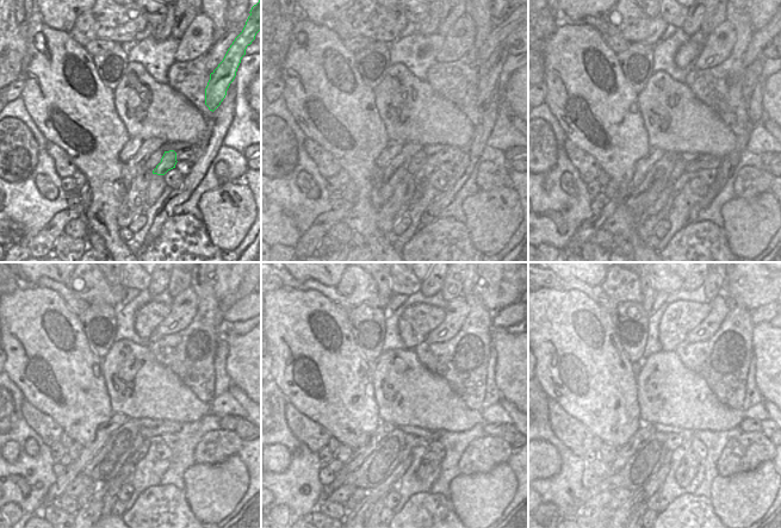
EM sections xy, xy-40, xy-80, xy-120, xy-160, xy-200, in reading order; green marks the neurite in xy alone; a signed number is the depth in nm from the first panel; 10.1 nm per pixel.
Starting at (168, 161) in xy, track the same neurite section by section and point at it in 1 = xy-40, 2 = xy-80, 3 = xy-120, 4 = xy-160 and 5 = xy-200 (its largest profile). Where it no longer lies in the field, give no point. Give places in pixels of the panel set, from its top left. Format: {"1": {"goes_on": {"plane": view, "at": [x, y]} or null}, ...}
{"1": {"goes_on": {"plane": "xy-40", "at": [432, 165]}}, "2": {"goes_on": {"plane": "xy-80", "at": [683, 179]}}, "3": {"goes_on": {"plane": "xy-120", "at": [142, 452]}}, "4": {"goes_on": {"plane": "xy-160", "at": [371, 496]}}, "5": {"goes_on": {"plane": "xy-200", "at": [640, 496]}}}

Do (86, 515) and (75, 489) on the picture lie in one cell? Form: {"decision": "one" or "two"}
{"decision": "two"}

